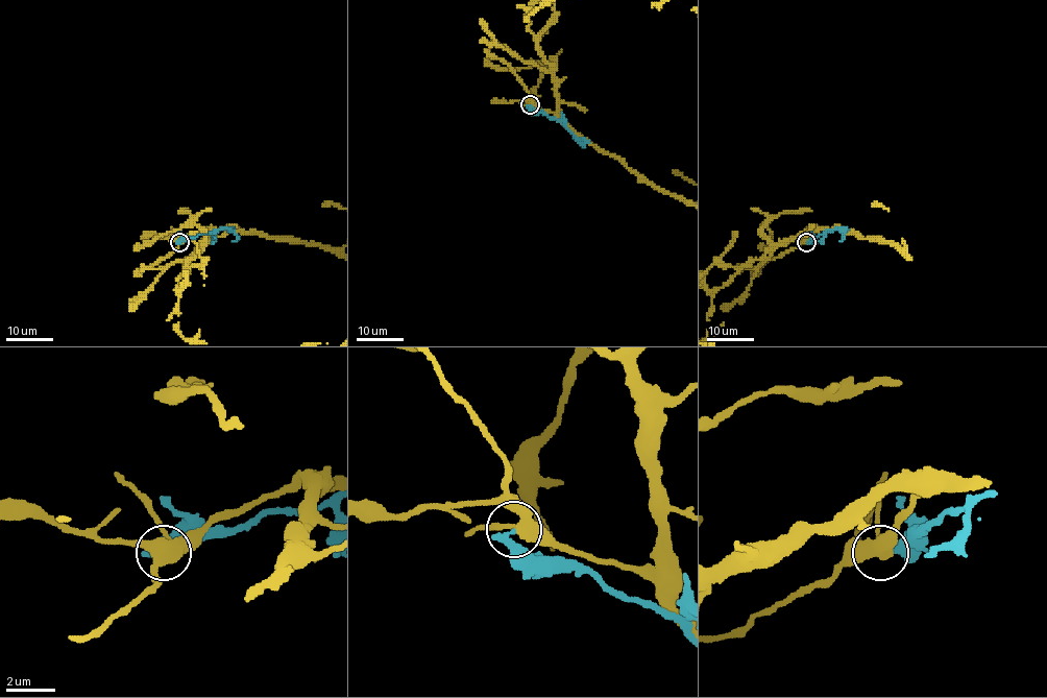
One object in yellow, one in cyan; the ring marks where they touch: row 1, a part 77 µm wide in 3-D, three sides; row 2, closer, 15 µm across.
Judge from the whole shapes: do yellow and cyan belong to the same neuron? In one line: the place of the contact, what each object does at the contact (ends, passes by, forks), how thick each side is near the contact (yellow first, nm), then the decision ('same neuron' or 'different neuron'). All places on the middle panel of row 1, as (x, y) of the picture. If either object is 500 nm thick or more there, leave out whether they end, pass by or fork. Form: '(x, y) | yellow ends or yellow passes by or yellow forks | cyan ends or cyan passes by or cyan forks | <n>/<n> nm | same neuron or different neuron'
(530, 104) | yellow forks | cyan ends | 440/320 nm | different neuron

